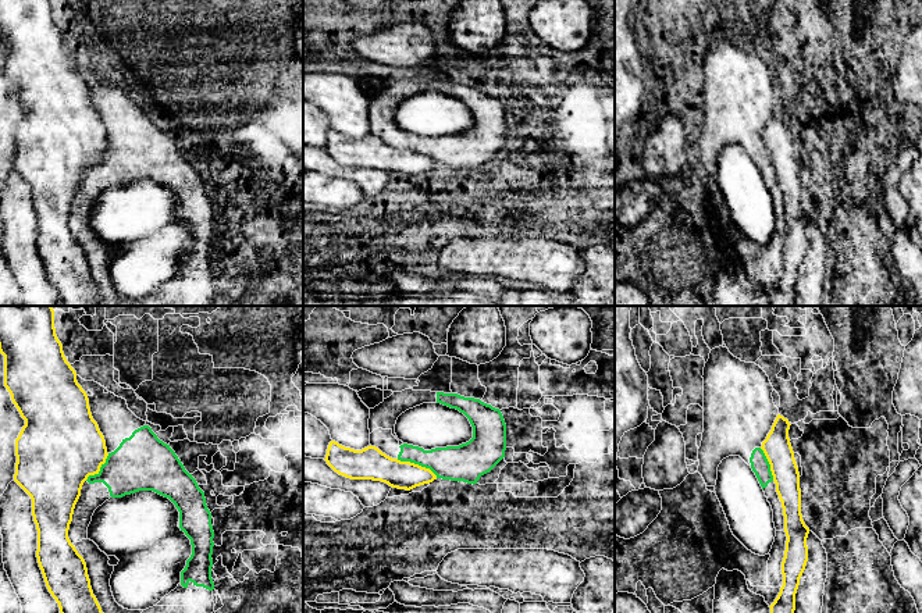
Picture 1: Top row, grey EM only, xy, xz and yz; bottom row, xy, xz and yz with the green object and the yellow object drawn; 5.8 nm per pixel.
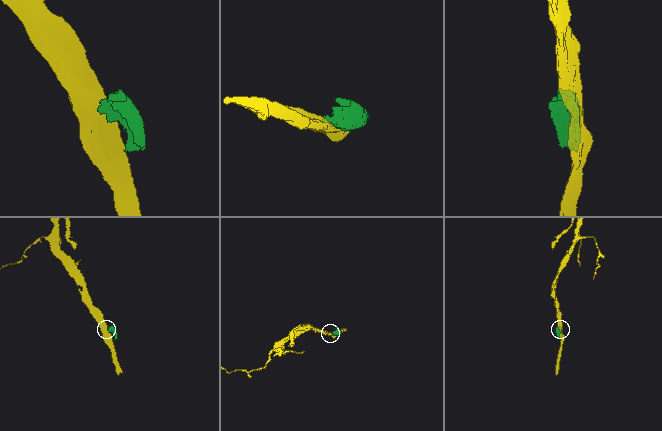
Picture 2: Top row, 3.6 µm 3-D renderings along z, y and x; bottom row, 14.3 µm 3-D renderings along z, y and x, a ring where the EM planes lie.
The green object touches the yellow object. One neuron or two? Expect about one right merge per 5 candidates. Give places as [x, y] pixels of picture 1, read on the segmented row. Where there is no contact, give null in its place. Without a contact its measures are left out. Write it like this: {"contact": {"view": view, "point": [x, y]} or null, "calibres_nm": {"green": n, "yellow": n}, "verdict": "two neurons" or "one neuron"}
{"contact": {"view": "xz", "point": [417, 463]}, "calibres_nm": {"green": 200, "yellow": 170}, "verdict": "two neurons"}

